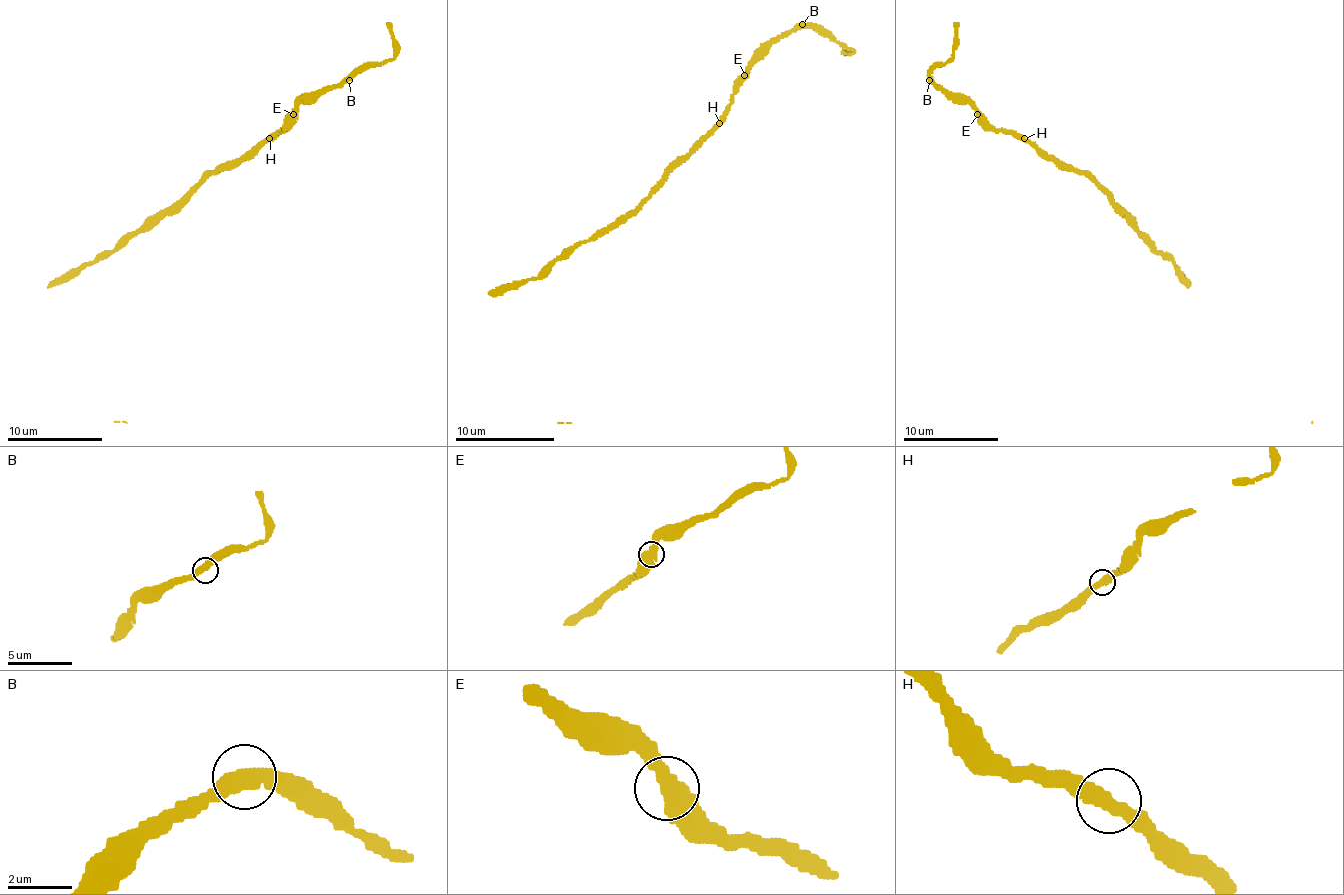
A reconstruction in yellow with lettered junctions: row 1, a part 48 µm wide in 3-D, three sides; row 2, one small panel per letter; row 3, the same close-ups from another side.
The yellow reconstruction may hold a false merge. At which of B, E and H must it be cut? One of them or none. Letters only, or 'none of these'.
none of these

